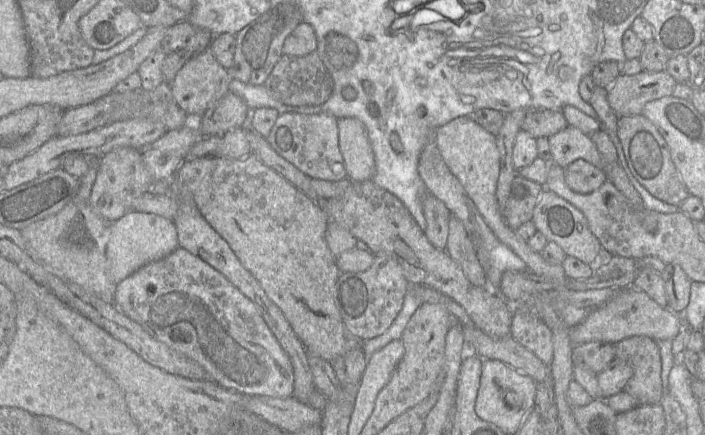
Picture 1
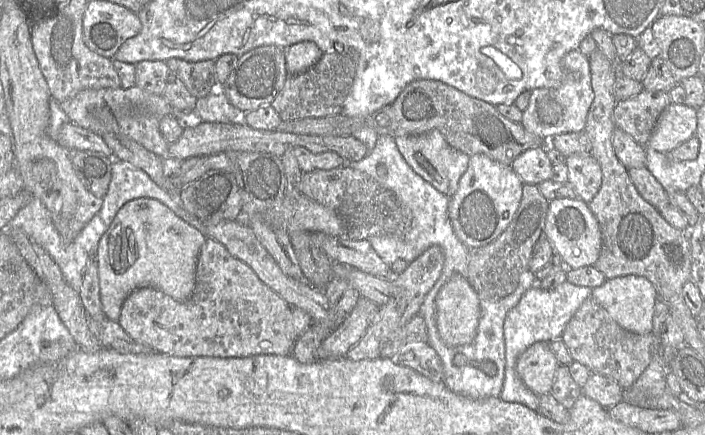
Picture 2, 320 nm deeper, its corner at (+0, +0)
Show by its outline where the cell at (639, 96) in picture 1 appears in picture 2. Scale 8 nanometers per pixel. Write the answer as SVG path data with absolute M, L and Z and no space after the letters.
M643 90L616 103L613 111L615 127L646 146L660 114L670 104L669 92Z

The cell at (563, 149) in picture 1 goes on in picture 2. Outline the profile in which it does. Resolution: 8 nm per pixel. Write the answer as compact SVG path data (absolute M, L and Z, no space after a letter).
M572 155L566 157L568 183L577 198L589 204L598 193L602 184L602 171L592 155Z

